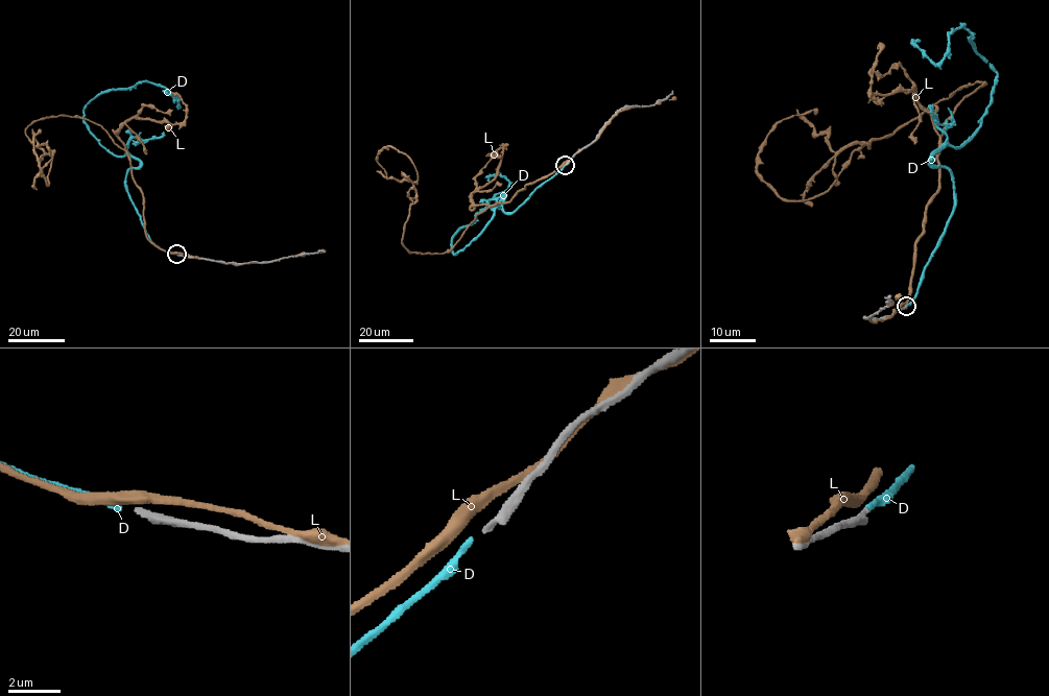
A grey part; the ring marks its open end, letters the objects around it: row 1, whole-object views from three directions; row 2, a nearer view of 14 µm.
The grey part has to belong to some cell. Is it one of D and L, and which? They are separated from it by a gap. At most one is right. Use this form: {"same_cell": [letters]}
{"same_cell": ["D"]}

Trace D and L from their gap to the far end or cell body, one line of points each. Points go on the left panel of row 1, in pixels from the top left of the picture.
D: (174, 254), (127, 191), (140, 162), (85, 121), (90, 101), (142, 81), (179, 105), (162, 90)
L: (175, 253), (146, 237), (128, 153), (100, 125), (29, 124), (54, 151), (47, 186), (39, 133)

